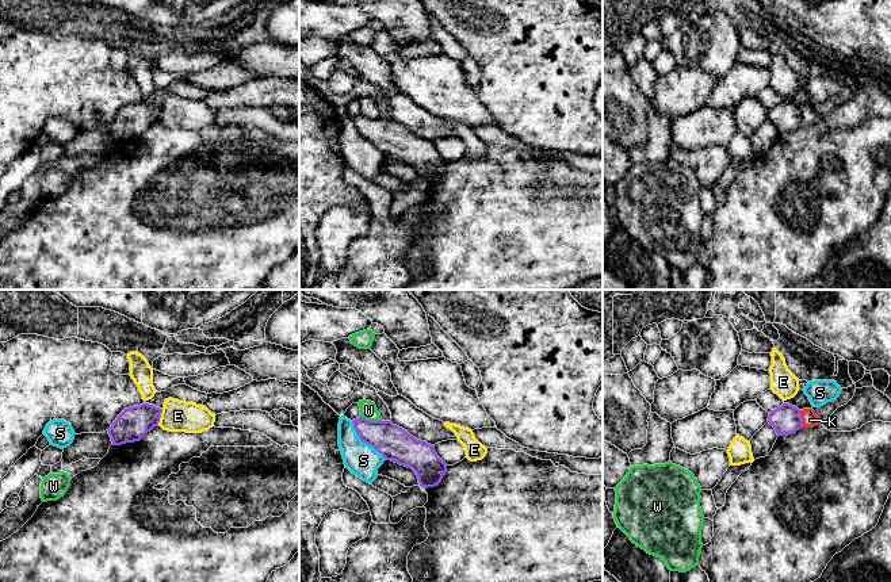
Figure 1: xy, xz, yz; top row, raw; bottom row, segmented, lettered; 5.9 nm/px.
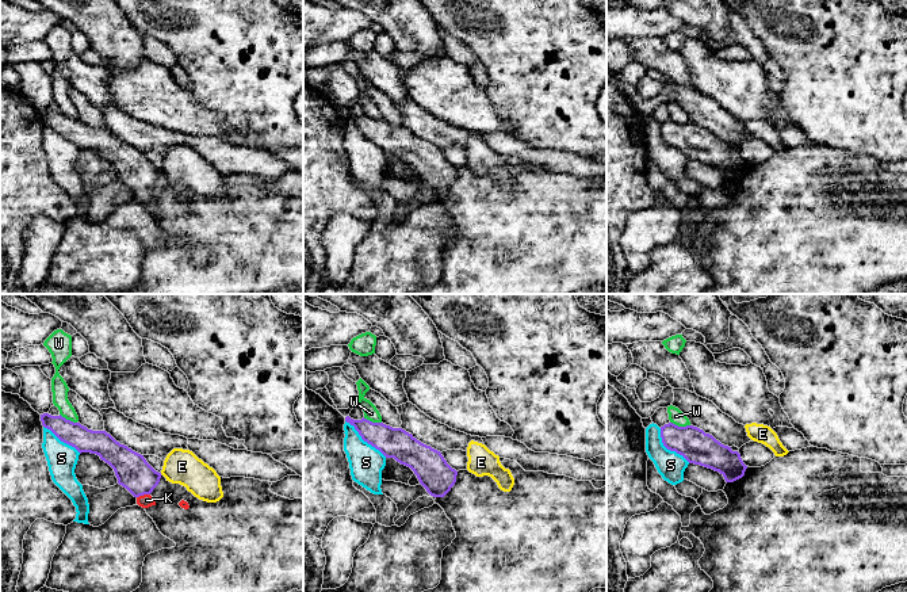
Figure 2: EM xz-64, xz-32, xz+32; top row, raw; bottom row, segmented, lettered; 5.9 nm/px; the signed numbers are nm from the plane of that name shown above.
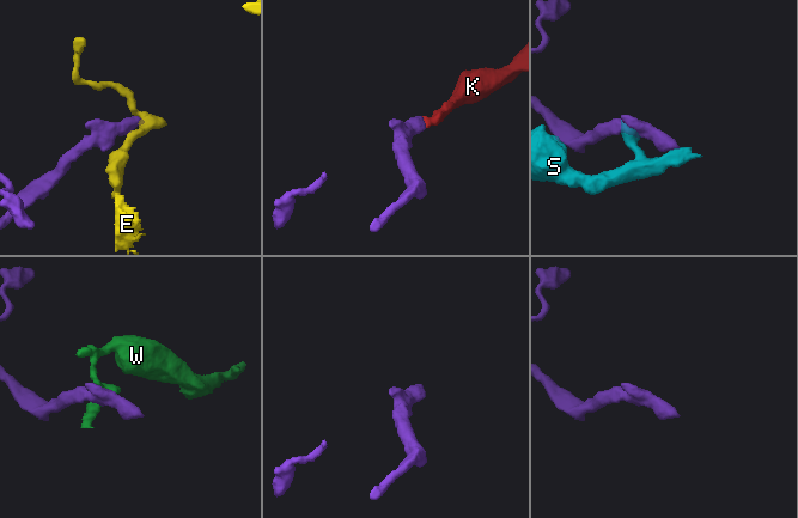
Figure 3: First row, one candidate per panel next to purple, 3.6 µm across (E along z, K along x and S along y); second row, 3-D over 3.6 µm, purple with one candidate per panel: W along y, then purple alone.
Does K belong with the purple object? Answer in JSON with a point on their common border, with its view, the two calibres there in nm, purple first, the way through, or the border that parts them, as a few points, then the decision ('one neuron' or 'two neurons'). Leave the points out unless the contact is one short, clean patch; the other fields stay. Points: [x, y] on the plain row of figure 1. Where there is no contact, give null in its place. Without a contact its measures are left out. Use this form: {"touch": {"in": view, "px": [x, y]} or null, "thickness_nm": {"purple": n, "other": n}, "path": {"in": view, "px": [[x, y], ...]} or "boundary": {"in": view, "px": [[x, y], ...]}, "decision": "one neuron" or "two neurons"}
{"touch": {"in": "yz", "px": [800, 115]}, "thickness_nm": {"purple": 170, "other": 90}, "path": {"in": "yz", "px": [[786, 117], [800, 115], [810, 117]]}, "decision": "one neuron"}

